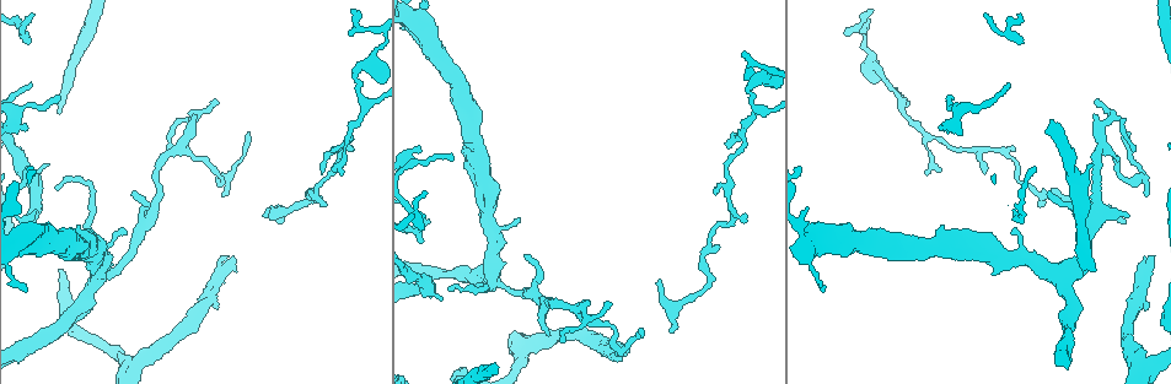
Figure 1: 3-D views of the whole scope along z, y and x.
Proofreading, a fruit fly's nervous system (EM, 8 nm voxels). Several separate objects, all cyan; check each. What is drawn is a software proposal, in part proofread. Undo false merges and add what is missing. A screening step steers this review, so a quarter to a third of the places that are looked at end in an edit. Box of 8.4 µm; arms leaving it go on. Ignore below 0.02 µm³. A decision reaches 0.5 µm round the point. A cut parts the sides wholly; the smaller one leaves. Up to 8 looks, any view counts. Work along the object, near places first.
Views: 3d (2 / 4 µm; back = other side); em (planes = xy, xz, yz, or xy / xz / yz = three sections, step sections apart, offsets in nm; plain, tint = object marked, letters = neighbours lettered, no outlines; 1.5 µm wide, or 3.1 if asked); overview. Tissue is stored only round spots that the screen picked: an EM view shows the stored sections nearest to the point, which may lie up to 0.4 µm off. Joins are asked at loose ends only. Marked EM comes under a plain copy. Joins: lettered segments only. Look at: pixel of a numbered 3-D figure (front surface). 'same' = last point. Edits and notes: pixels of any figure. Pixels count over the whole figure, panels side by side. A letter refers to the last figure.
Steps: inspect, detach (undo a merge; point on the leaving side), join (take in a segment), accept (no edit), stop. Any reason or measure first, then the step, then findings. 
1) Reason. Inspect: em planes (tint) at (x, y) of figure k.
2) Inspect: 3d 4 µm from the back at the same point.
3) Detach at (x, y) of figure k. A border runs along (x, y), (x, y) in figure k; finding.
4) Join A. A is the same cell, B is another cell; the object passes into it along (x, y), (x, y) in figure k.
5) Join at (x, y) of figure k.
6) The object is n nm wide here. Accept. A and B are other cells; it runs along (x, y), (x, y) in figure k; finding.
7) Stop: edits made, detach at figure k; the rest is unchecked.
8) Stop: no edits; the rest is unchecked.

Thin end. Inspect: 3d 2 µm at (57, 190) of figure 1.

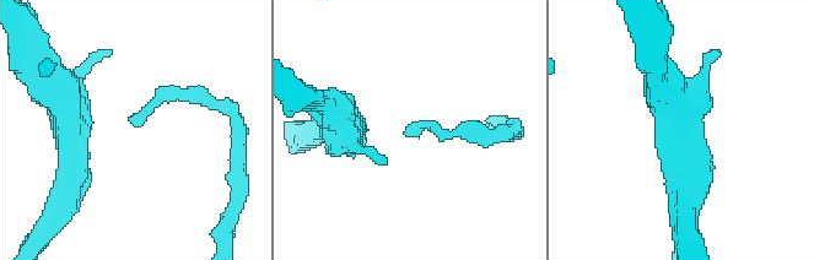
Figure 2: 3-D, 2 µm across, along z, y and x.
Need the tissue. Inspect: em planes (letters) at (410, 135) of figure 2.

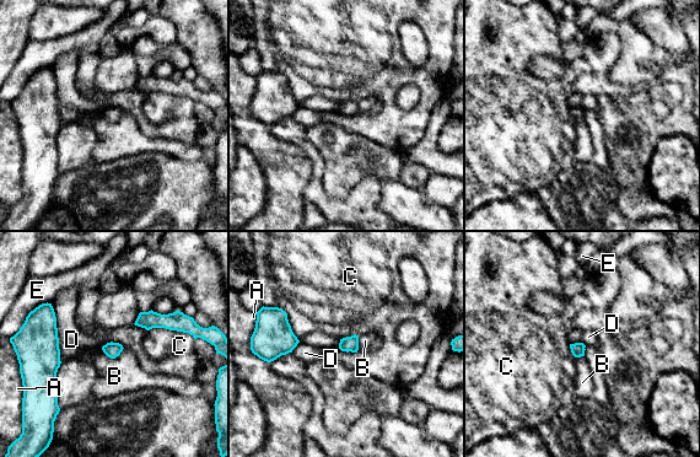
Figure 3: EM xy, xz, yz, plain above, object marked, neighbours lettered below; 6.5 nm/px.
The longest contact is with D, 400 nm. Accept. A, B, C, D and E are other cells; a border runs along (124, 348), (114, 358), (101, 349) in figure 3; none of them fits.

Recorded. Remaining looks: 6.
Free end. Inspect: em xz step 8 (tint) at (1128, 214) of figure 1.

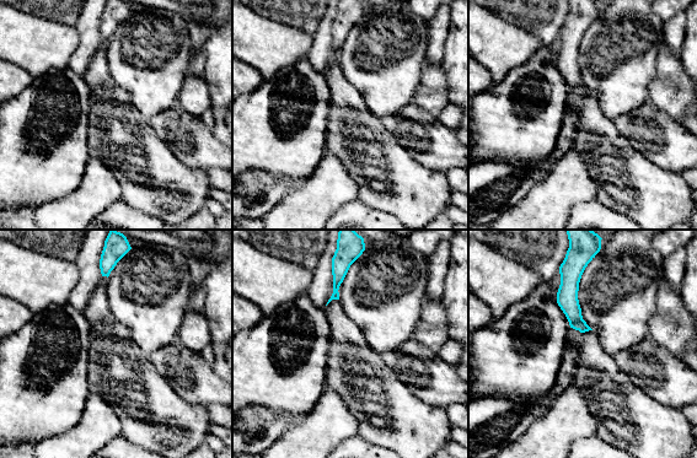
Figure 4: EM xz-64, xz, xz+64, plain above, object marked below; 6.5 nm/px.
Cut it another way. Inspect: em planes (letters) at the same point.

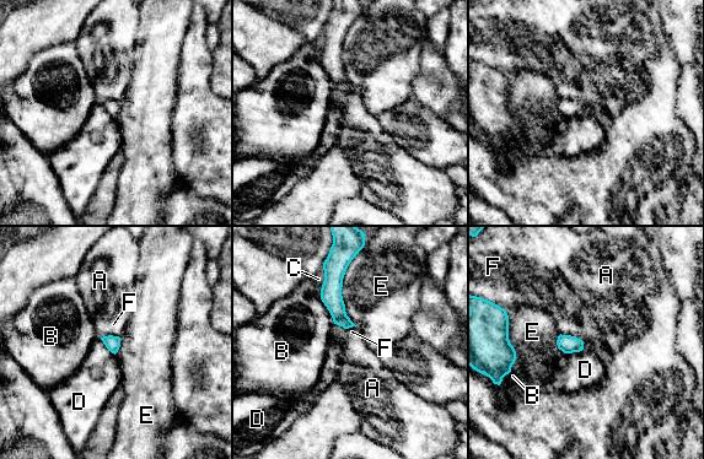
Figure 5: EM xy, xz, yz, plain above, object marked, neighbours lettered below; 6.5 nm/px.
Accept. A, B, C, D, E and F are other cells; no lettered segment goes on from it.

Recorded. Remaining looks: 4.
Abrupt turn. Inspect: 3d 4 µm from the back at (710, 283) of figure 1.

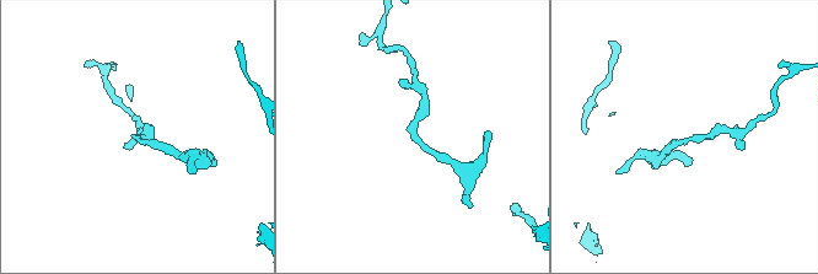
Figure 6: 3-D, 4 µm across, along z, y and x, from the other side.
Inspect: em planes (letters) at (691, 136) of figure 6.

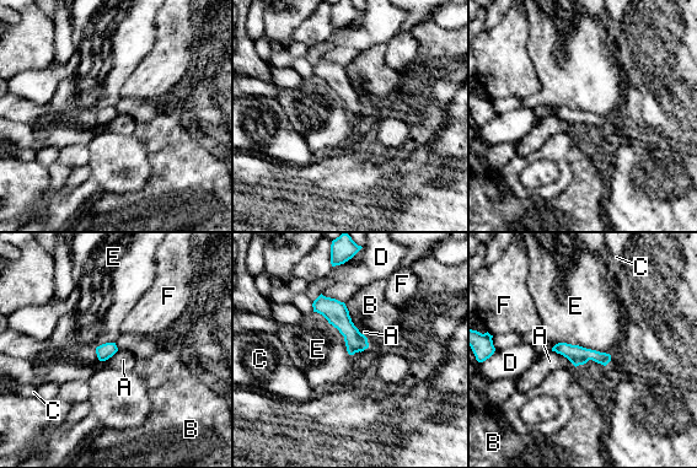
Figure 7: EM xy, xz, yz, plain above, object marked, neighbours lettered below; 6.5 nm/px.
Accept. A, B, C, D, E and F are other cells; it runs along (321, 299), (364, 345) in figure 7; all the same neuron.

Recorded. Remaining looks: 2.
Stop: no edits; the rest is unchecked.

